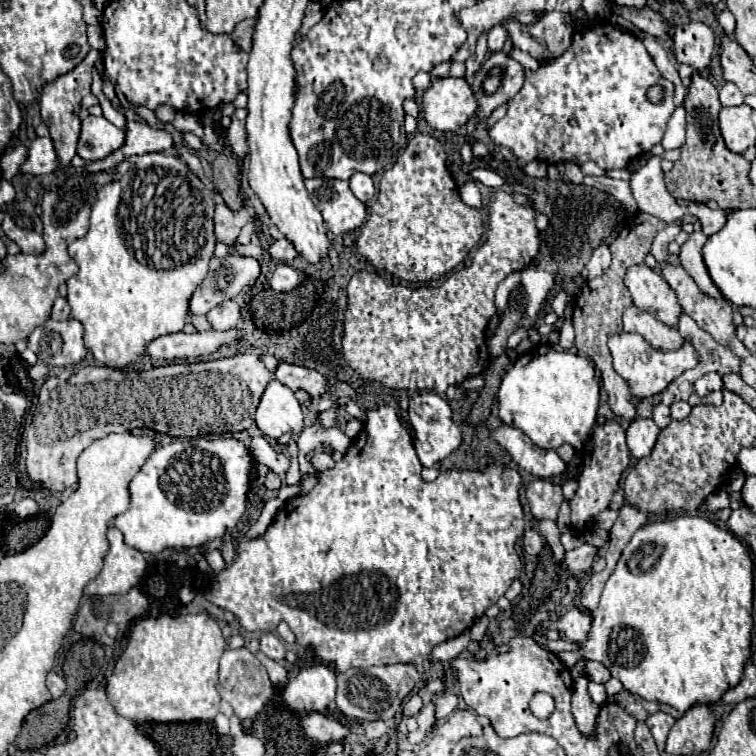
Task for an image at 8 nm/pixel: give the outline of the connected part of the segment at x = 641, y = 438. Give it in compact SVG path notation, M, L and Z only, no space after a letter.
M635 419L627 429L627 447L635 459L641 459L653 451L659 427L653 419Z

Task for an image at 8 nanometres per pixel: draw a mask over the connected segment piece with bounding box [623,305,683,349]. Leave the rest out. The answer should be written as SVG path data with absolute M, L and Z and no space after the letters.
M631 305L623 311L623 329L643 335L657 349L677 349L683 343L683 337L675 327L665 325L655 319L651 313Z

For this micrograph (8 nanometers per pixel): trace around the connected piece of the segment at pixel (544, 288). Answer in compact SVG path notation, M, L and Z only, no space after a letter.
M527 267L521 271L521 285L529 295L529 303L527 303L527 315L531 319L537 319L539 309L543 307L549 291L553 289L553 275L549 271L541 271L535 267Z

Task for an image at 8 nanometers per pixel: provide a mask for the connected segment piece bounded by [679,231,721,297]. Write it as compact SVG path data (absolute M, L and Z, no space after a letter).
M693 231L689 235L689 239L681 245L681 265L691 273L691 277L695 279L695 283L699 285L699 289L703 289L703 293L711 295L711 297L721 297L719 289L715 289L715 283L711 281L711 277L707 277L707 269L703 265L703 255L701 255L701 247L705 245L707 237L701 231Z

